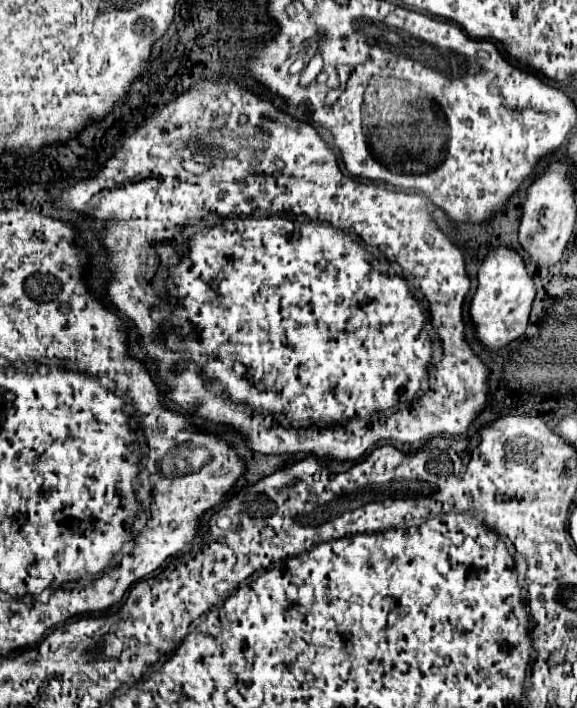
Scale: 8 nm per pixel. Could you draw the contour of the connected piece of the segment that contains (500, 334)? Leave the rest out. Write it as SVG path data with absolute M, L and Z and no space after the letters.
M496 248L490 252L478 272L478 288L470 302L470 318L476 328L476 340L488 350L496 352L520 338L528 326L530 306L536 296L532 276L518 252L512 248Z

